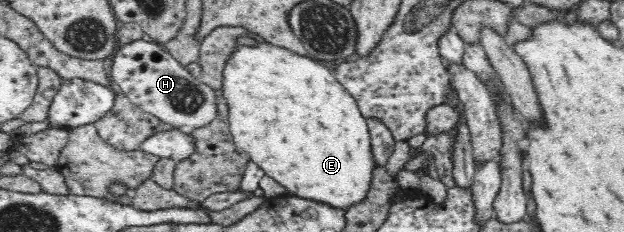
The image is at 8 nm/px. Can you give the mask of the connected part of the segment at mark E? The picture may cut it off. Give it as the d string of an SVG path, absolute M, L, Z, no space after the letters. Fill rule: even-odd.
M266 41L256 42L255 45L236 44L234 52L230 54L230 58L224 64L222 86L218 94L221 100L228 105L229 130L233 137L233 144L244 151L248 160L258 165L267 176L274 178L276 182L284 186L289 195L315 200L316 202L323 201L324 204L329 204L329 206L346 209L365 199L370 189L372 170L376 167L371 152L372 144L367 120L363 118L356 99L336 80L333 71L322 65L320 61L292 52L283 46L274 46Z

